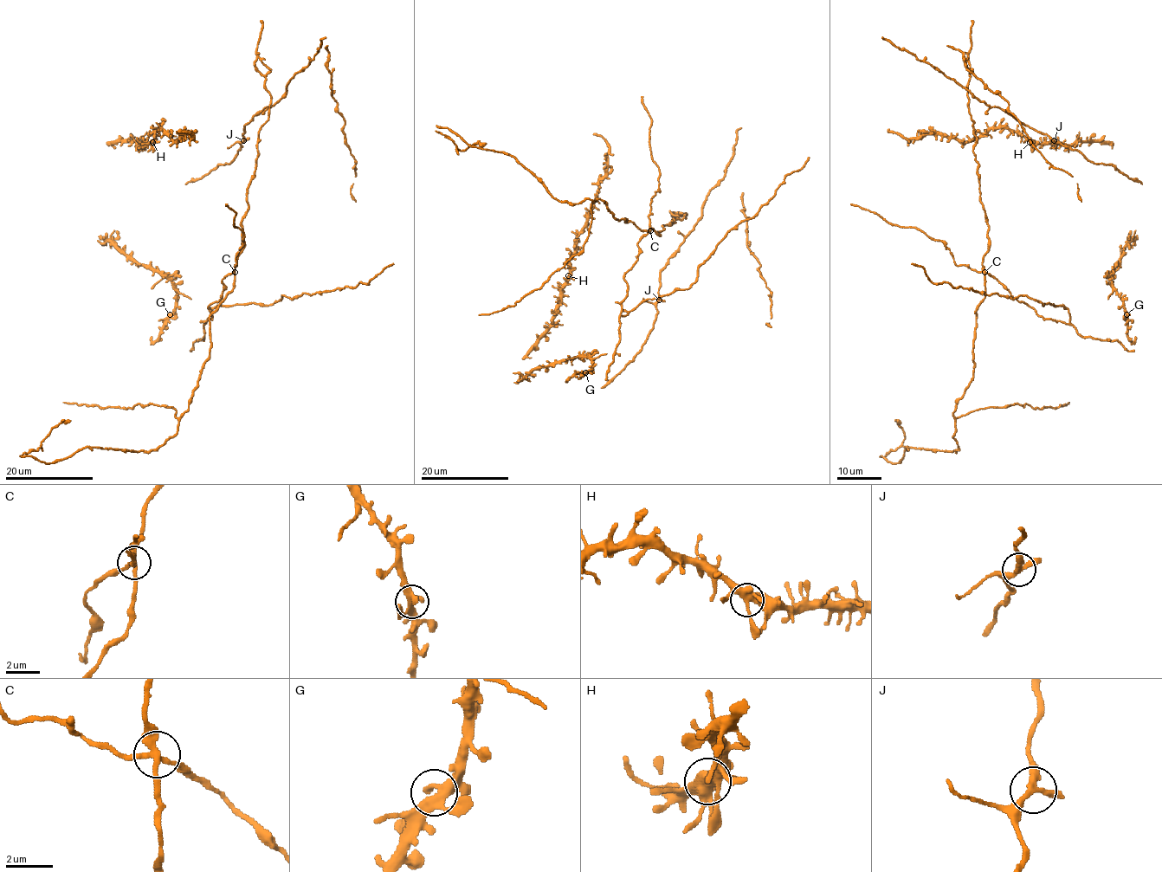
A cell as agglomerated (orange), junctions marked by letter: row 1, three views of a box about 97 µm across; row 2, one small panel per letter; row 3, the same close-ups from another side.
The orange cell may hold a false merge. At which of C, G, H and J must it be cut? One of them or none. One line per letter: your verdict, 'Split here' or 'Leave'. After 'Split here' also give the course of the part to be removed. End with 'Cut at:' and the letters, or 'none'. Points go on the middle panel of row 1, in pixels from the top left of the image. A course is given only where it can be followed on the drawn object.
C: Split here. Course of the part to remove: (650, 230), (599, 198), (556, 200), (506, 153), (437, 132), (461, 150), (486, 144)
G: Leave
H: Leave
J: Leave
Cut at: C

